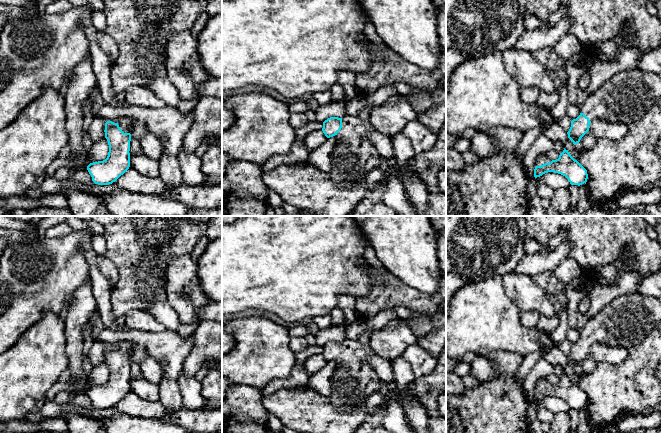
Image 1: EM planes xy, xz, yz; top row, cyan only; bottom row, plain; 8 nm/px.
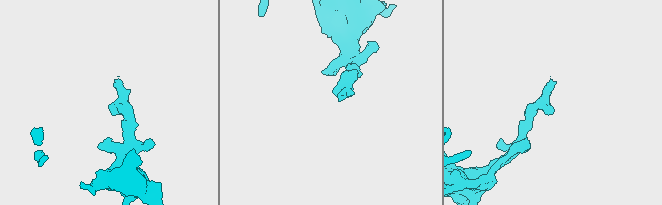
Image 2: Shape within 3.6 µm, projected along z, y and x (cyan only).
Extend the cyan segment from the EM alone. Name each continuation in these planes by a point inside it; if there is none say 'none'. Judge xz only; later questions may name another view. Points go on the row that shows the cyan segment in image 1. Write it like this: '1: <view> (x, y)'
1: xz (355, 156)

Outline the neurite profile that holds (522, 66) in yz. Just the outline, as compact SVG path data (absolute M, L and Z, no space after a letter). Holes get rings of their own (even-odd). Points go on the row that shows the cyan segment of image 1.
M513 48L507 49L502 55L506 71L521 88L533 87L548 93L558 90L549 72L532 53Z

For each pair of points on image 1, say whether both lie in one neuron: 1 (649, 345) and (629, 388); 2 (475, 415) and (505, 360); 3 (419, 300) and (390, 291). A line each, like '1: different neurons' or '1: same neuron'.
1: same neuron
2: same neuron
3: same neuron

